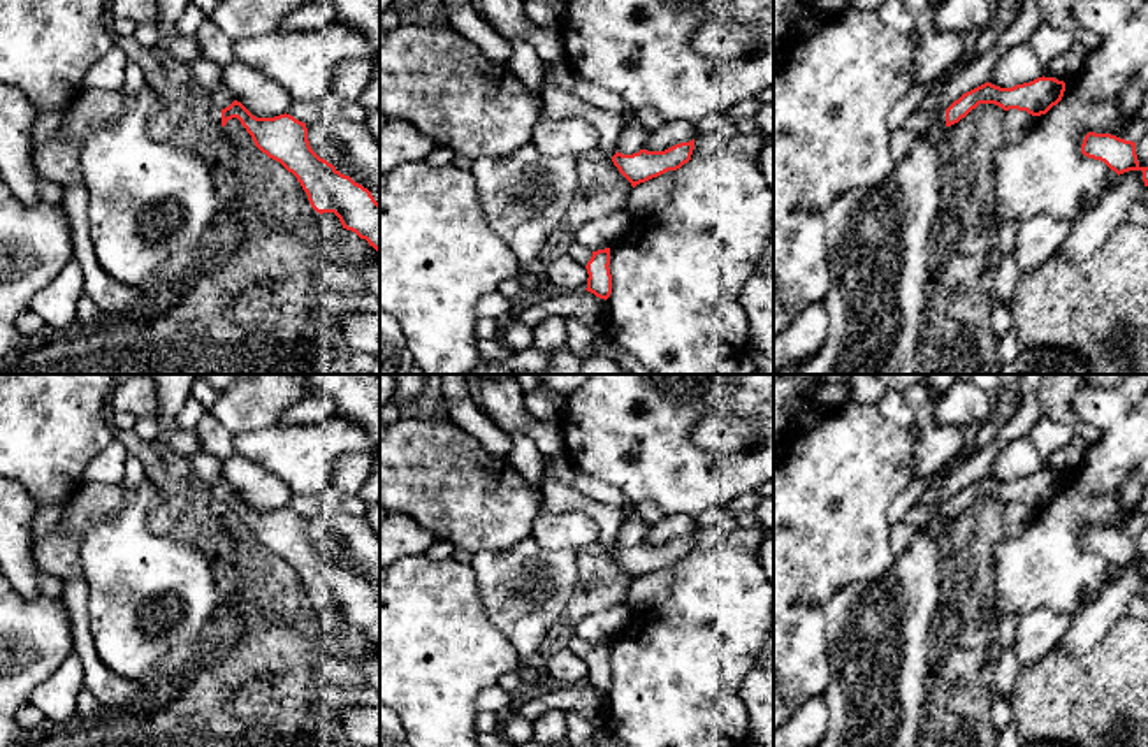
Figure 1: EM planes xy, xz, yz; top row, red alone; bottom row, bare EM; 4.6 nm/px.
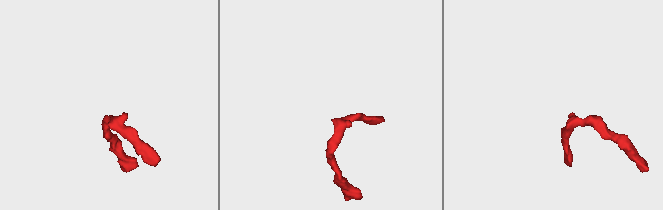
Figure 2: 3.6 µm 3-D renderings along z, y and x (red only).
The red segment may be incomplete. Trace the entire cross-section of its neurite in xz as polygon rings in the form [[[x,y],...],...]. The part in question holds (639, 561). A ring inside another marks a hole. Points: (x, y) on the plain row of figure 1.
[[[543,480],[541,494],[543,511],[585,511],[591,519],[594,519],[599,527],[598,548],[608,550],[633,582],[668,564],[677,564],[691,554],[694,533],[675,538],[665,545],[640,543],[633,548],[622,548],[619,545],[619,531],[624,517],[622,508],[598,503],[556,480]]]

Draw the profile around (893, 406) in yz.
[[[888,390],[877,408],[886,420],[904,429],[916,425],[914,413],[900,392]]]

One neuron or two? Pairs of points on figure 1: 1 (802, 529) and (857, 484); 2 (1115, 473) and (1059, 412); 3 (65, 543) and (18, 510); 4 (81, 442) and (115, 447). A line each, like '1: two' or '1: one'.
1: one
2: two
3: two
4: two

